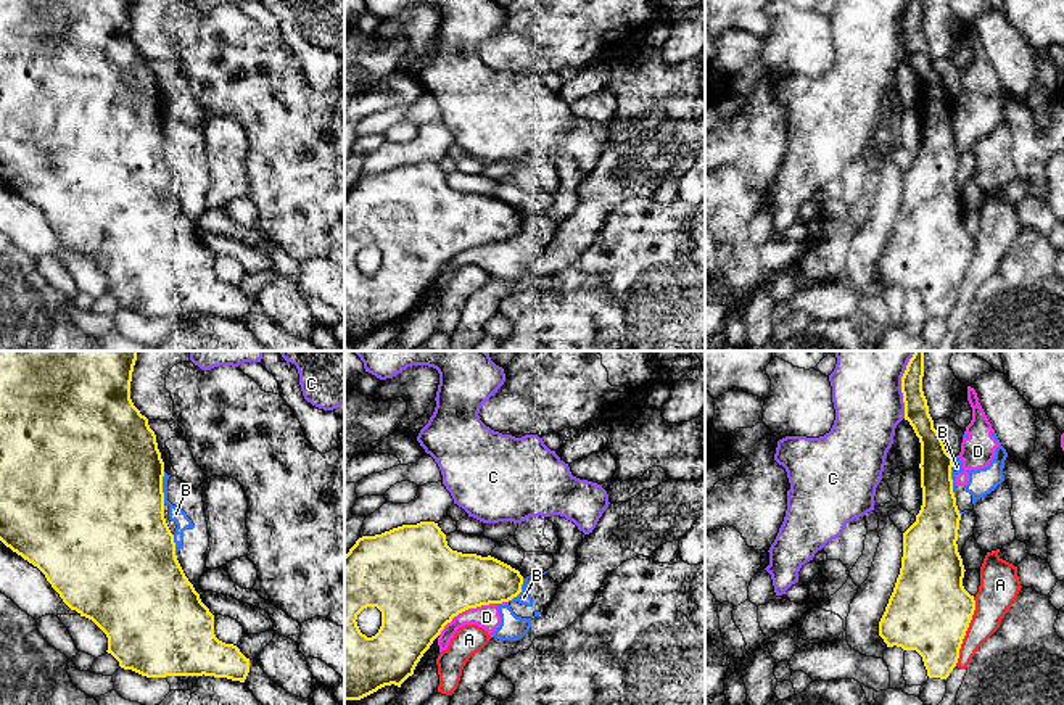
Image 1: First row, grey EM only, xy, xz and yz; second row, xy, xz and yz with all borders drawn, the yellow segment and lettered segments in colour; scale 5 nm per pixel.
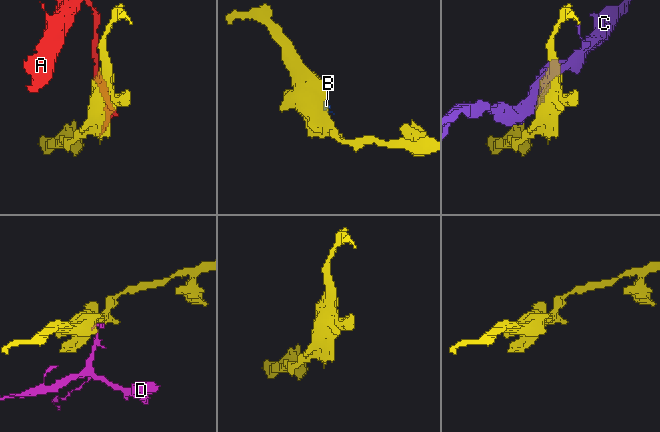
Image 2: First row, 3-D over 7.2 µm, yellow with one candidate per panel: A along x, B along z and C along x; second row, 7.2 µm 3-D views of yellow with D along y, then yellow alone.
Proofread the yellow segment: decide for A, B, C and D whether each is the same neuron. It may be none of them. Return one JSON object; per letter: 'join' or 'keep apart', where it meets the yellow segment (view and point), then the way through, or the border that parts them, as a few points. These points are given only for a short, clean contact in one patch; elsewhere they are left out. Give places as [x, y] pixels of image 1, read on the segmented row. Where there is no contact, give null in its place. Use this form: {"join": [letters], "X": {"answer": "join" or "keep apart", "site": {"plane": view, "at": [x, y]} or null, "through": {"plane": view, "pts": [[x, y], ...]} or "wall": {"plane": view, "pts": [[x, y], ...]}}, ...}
{"join": [], "A": {"answer": "keep apart", "site": {"plane": "yz", "at": [966, 630]}}, "B": {"answer": "keep apart", "site": {"plane": "yz", "at": [950, 478]}}, "C": {"answer": "keep apart", "site": {"plane": "yz", "at": [902, 385]}}, "D": {"answer": "keep apart", "site": {"plane": "xz", "at": [466, 609]}}}

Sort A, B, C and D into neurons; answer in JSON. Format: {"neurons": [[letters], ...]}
{"neurons": [["A"], ["B", "D"], ["C"]]}

